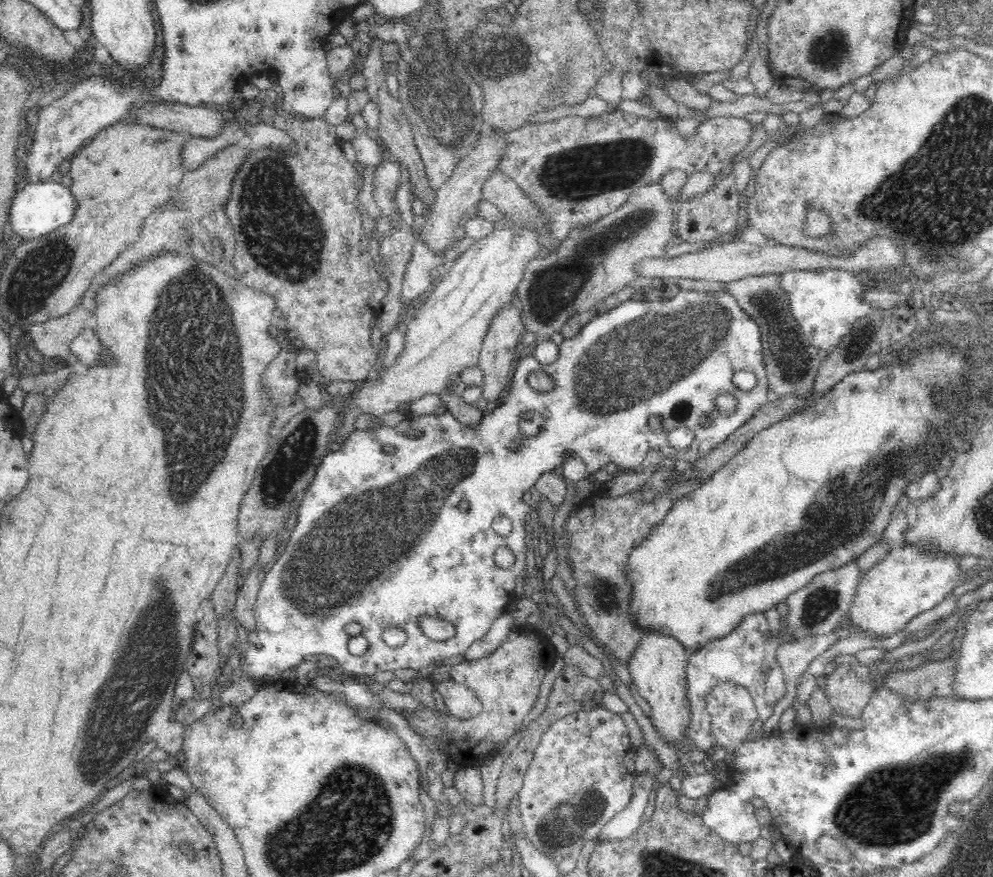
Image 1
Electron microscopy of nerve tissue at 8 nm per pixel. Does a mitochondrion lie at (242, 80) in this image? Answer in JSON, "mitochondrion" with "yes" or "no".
{"mitochondrion":"no"}

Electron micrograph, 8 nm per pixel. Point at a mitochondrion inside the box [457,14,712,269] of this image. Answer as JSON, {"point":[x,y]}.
{"point":[578,174]}

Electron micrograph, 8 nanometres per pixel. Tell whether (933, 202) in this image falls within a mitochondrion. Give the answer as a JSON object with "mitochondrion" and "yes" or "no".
{"mitochondrion":"yes"}

